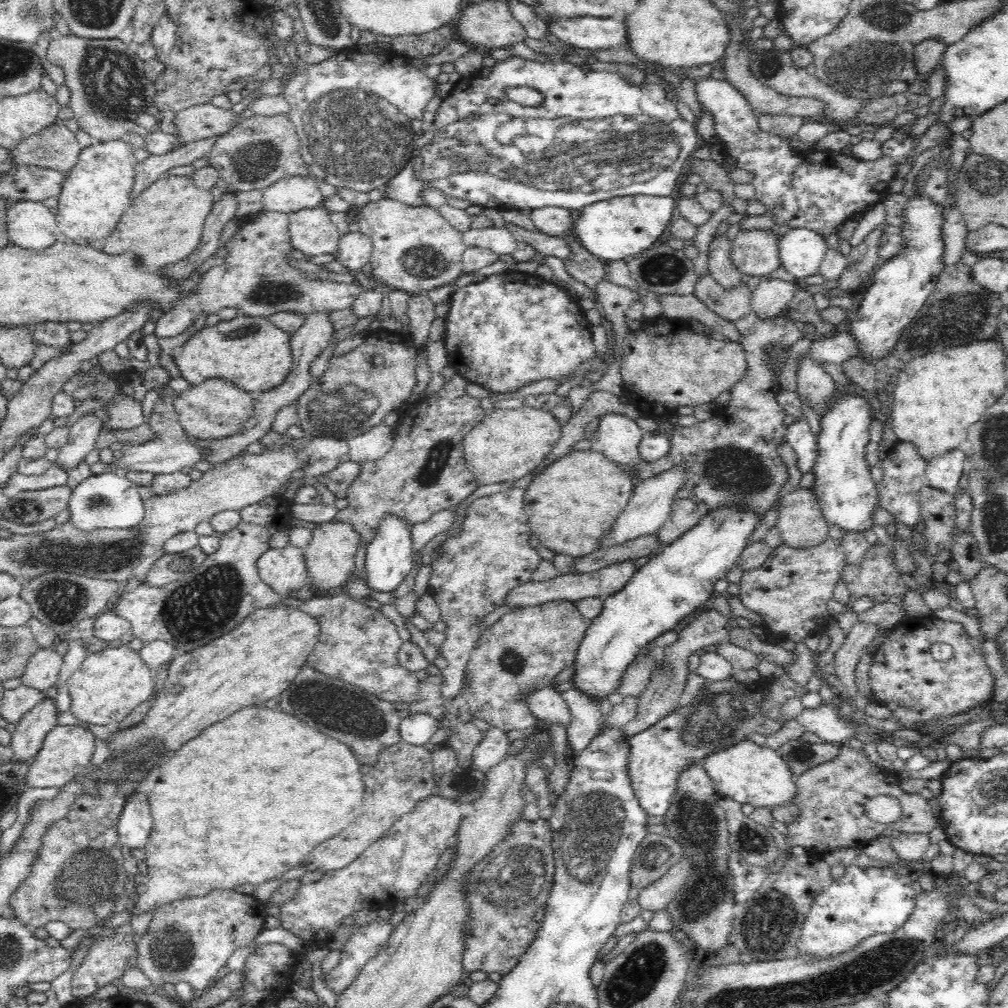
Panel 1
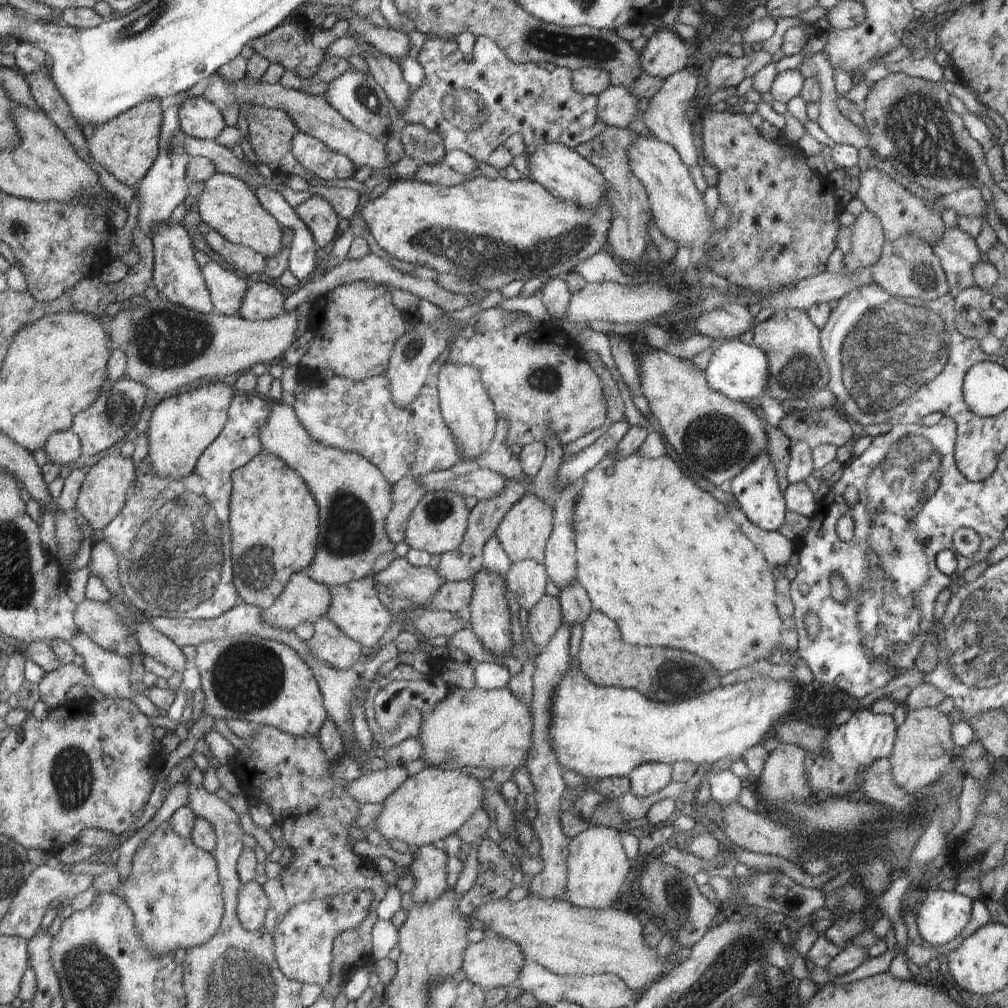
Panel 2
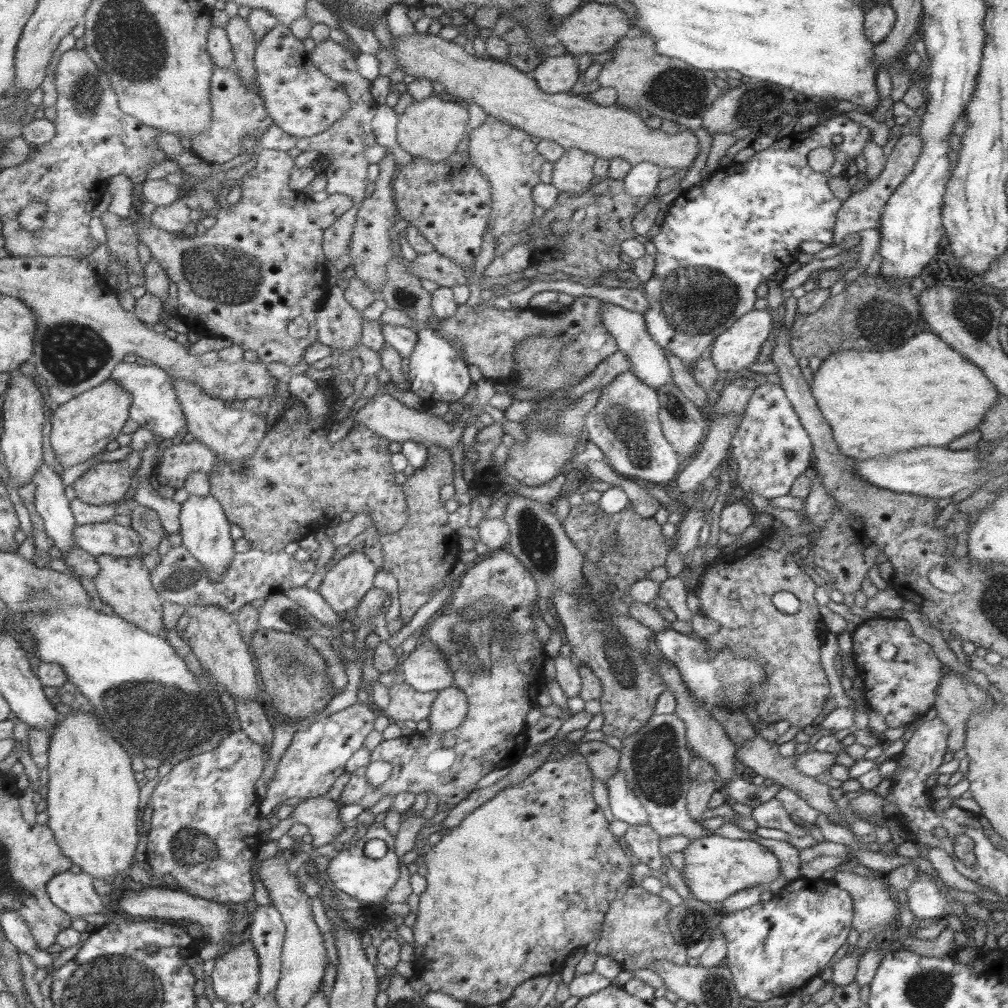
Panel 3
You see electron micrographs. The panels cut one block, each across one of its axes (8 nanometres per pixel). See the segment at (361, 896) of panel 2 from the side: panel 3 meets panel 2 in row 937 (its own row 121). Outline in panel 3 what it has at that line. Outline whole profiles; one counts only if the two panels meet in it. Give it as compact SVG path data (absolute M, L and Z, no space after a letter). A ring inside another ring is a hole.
M276 24L260 42L254 55L257 88L266 112L275 125L296 138L322 137L334 122L350 110L344 85L328 78L310 60L304 44L286 24Z

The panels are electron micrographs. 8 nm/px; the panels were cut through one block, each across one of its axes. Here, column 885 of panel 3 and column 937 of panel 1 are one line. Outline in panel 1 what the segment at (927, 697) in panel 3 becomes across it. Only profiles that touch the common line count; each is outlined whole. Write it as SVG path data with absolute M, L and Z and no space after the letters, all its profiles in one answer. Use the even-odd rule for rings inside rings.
M936 616L906 617L892 629L888 629L885 642L873 654L869 668L869 683L876 702L892 711L904 727L918 727L941 717L950 717L968 712L976 706L992 701L995 677L988 667L983 653L977 652L966 640L964 626L958 622L942 620ZM945 642L953 648L952 658L946 661L934 659L930 646Z

